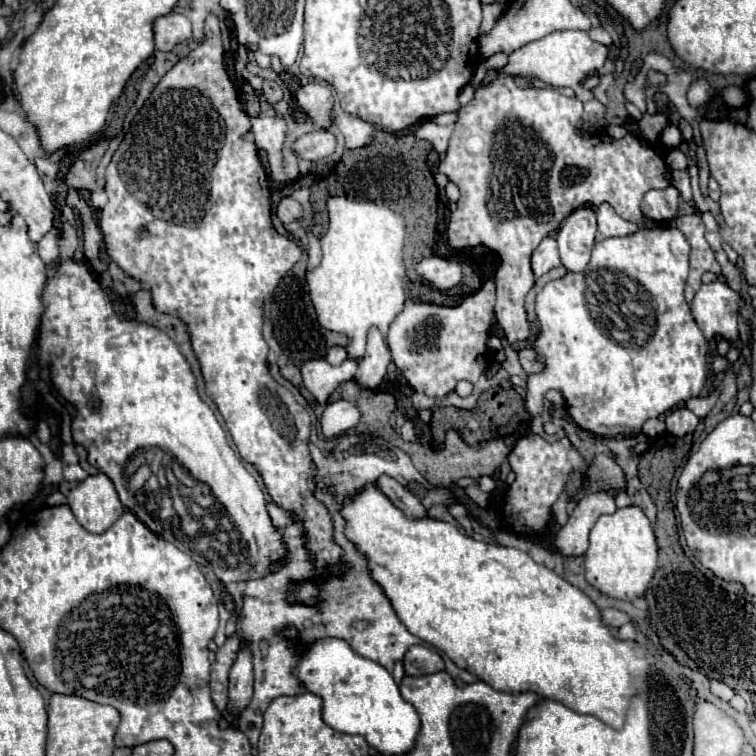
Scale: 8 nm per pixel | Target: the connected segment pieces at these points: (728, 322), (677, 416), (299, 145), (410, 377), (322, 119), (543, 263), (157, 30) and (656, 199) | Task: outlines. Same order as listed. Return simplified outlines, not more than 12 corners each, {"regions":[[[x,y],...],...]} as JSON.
{"regions":[[[726,283],[702,285],[690,311],[706,341],[738,339],[740,295]],[[686,407],[666,417],[666,429],[676,437],[692,433],[698,417]],[[328,129],[300,137],[294,149],[302,159],[320,161],[334,153]],[[496,283],[456,307],[406,299],[388,347],[444,397],[486,371]],[[312,81],[296,93],[300,109],[318,125],[330,127],[332,91]],[[546,237],[532,253],[532,271],[540,277],[558,265],[554,237]],[[180,13],[154,21],[158,51],[172,51],[190,37]],[[676,187],[648,191],[642,199],[646,219],[666,221],[678,215]]]}

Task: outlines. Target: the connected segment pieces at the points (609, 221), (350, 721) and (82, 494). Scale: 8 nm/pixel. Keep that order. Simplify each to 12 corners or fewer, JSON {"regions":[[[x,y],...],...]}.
{"regions":[[[606,203],[596,209],[598,241],[636,233],[640,225],[618,217]],[[336,637],[294,673],[332,729],[384,755],[414,747],[416,709],[382,665]],[[104,473],[68,493],[68,505],[90,533],[104,533],[124,505]]]}

